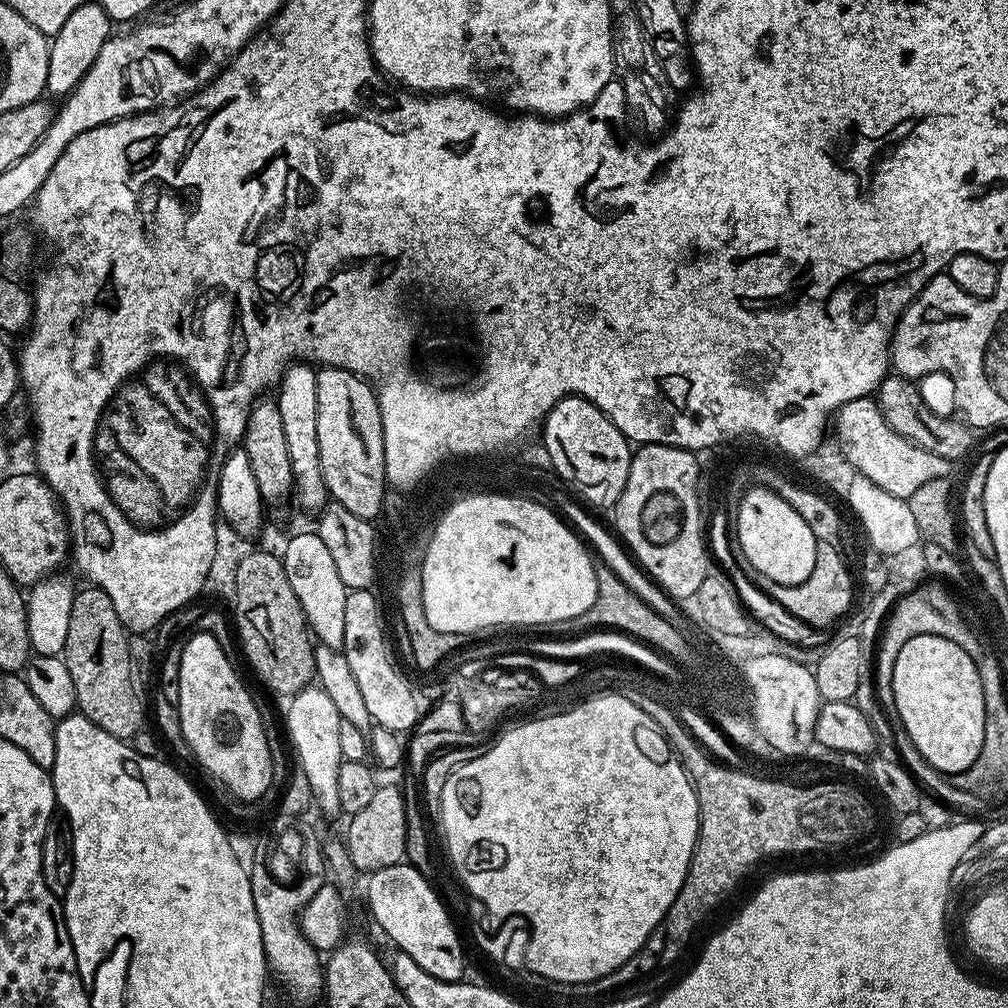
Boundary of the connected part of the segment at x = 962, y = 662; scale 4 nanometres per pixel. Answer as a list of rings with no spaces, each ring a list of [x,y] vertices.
[[[932,632],[922,634],[910,638],[910,642],[906,642],[906,646],[902,646],[902,650],[896,652],[896,661],[892,663],[892,674],[894,712],[900,715],[900,720],[904,723],[902,732],[911,741],[911,747],[917,750],[925,763],[937,773],[965,772],[982,750],[986,722],[982,682],[978,678],[973,653],[965,650],[963,643],[947,635],[935,636]]]

